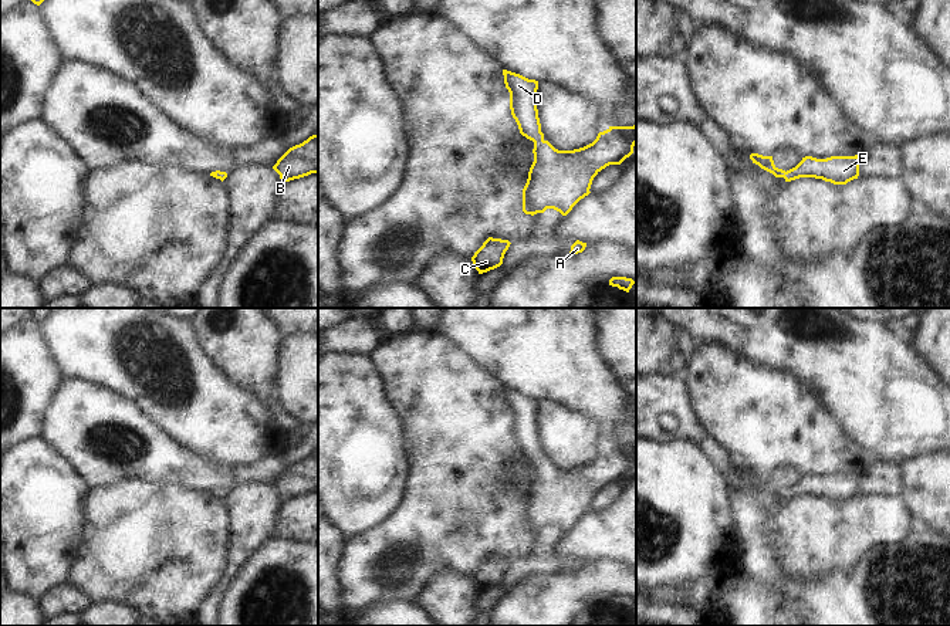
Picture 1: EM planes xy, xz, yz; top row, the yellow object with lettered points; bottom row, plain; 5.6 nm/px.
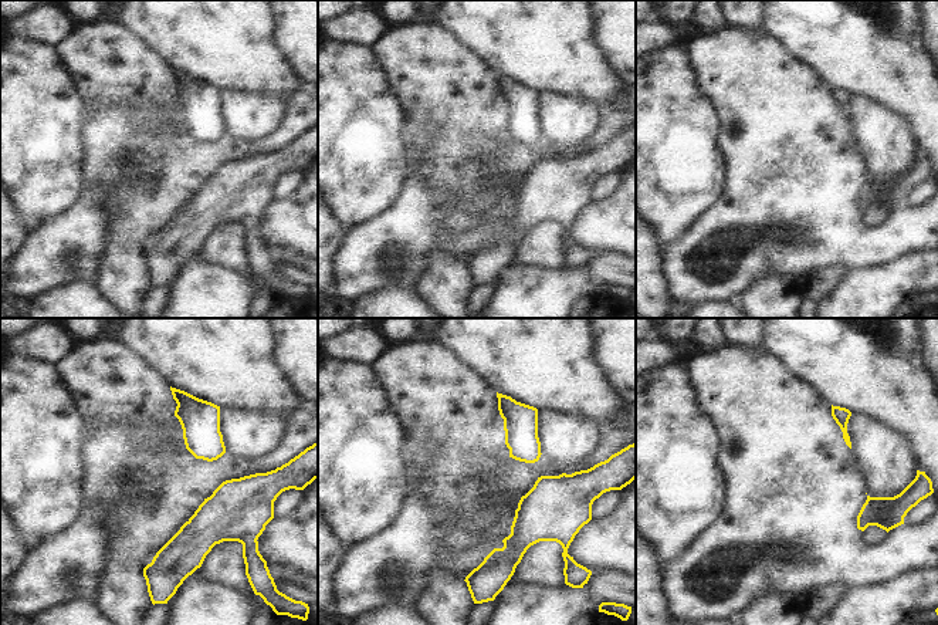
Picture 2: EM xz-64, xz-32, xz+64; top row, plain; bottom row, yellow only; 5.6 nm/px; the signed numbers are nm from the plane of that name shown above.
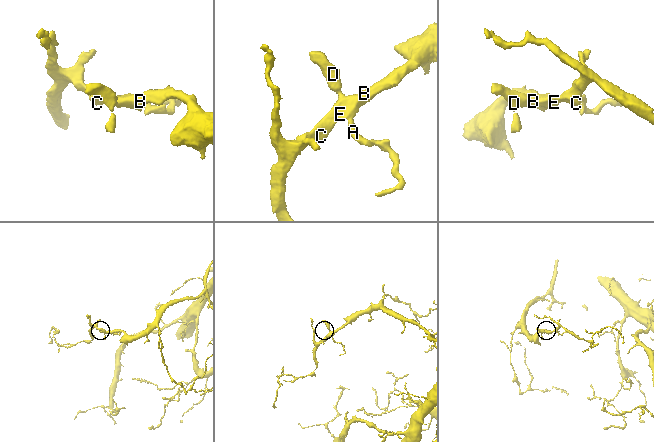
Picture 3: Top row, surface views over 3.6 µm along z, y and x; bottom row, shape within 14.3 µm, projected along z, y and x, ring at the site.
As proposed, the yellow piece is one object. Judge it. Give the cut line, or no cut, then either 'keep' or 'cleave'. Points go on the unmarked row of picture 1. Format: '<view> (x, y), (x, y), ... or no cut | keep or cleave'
no cut | keep

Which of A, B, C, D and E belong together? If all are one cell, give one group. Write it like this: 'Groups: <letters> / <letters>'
Groups: A B C D E

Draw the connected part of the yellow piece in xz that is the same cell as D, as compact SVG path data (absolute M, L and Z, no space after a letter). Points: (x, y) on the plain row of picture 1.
M503 388L504 402L510 410L510 427L520 451L534 460L534 480L528 490L527 501L523 507L523 529L525 532L544 531L554 527L567 534L572 525L591 510L594 495L609 483L621 483L633 471L636 463L636 443L609 444L599 450L596 457L579 467L558 468L544 457L537 427L538 399L528 397L520 392Z

